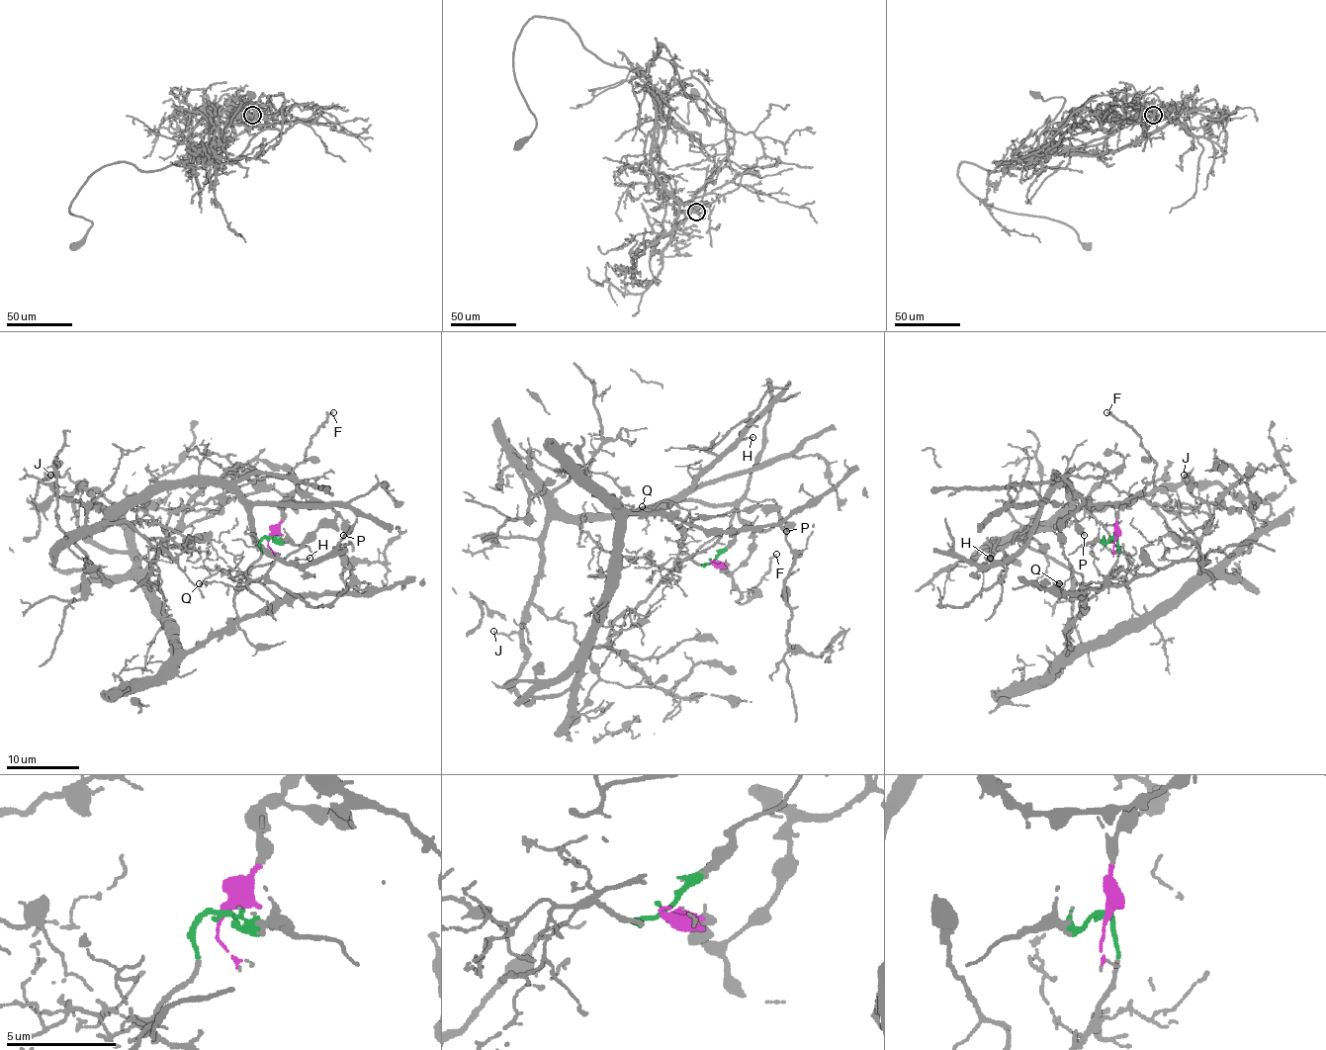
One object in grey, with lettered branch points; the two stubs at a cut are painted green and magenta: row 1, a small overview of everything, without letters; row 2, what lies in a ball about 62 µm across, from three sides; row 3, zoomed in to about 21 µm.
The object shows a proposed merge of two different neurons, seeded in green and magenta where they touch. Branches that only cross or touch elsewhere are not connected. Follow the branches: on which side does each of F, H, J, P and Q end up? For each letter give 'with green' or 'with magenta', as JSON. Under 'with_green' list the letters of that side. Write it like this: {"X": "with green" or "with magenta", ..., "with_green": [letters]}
{"F": "with magenta", "H": "with magenta", "J": "with magenta", "P": "with magenta", "Q": "with magenta", "with_green": []}

